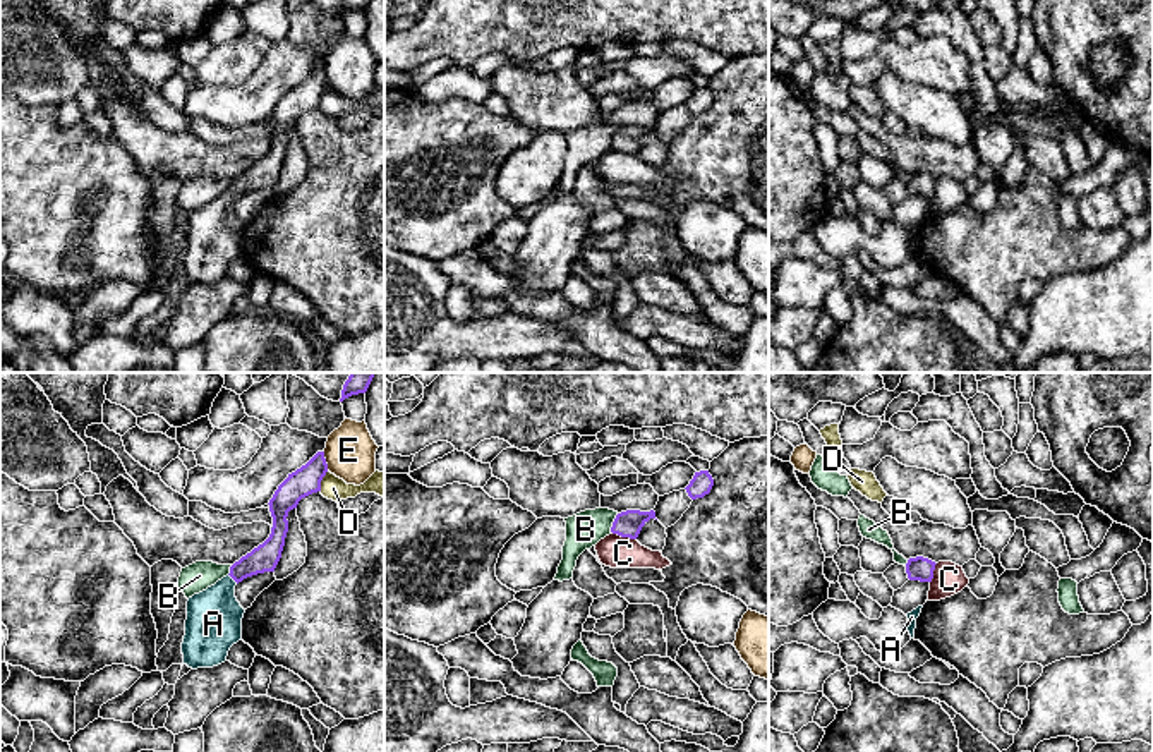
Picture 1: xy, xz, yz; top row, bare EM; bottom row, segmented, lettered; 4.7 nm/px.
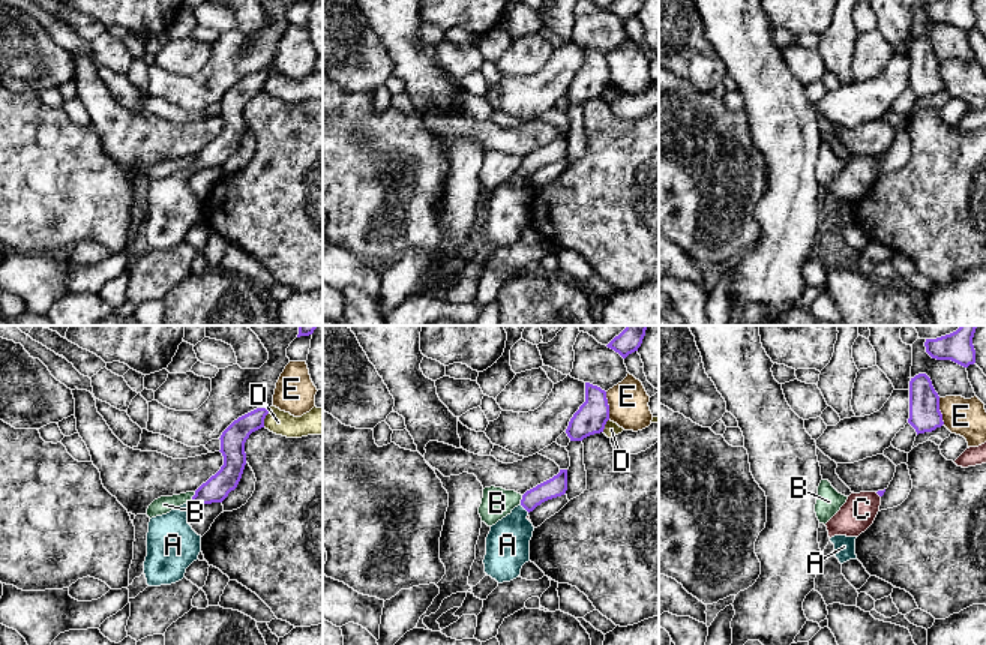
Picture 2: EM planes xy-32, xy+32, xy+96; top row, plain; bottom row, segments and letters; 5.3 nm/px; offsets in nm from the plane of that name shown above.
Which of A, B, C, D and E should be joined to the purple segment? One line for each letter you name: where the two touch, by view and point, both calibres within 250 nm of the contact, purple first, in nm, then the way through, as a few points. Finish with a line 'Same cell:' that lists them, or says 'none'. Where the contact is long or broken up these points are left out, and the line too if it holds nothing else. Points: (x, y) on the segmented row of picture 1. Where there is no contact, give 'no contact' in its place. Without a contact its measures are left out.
A: contact xy (234, 579); calibres 130 and 260 nm; way xy (263, 558), (247, 565), (234, 579), (223, 589), (213, 624)
Same cell: A

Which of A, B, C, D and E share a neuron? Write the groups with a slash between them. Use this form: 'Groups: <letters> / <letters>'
Groups: A / B / C / D / E

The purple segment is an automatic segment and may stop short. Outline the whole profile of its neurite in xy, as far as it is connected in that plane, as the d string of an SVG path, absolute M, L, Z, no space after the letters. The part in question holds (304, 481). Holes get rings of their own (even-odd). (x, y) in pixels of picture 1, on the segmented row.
M317 452L305 465L288 474L269 500L273 527L269 537L230 567L230 573L187 601L184 664L192 670L213 668L226 661L233 644L242 640L245 609L235 597L235 585L247 577L275 572L288 532L288 512L299 501L321 491L328 472L324 452Z

